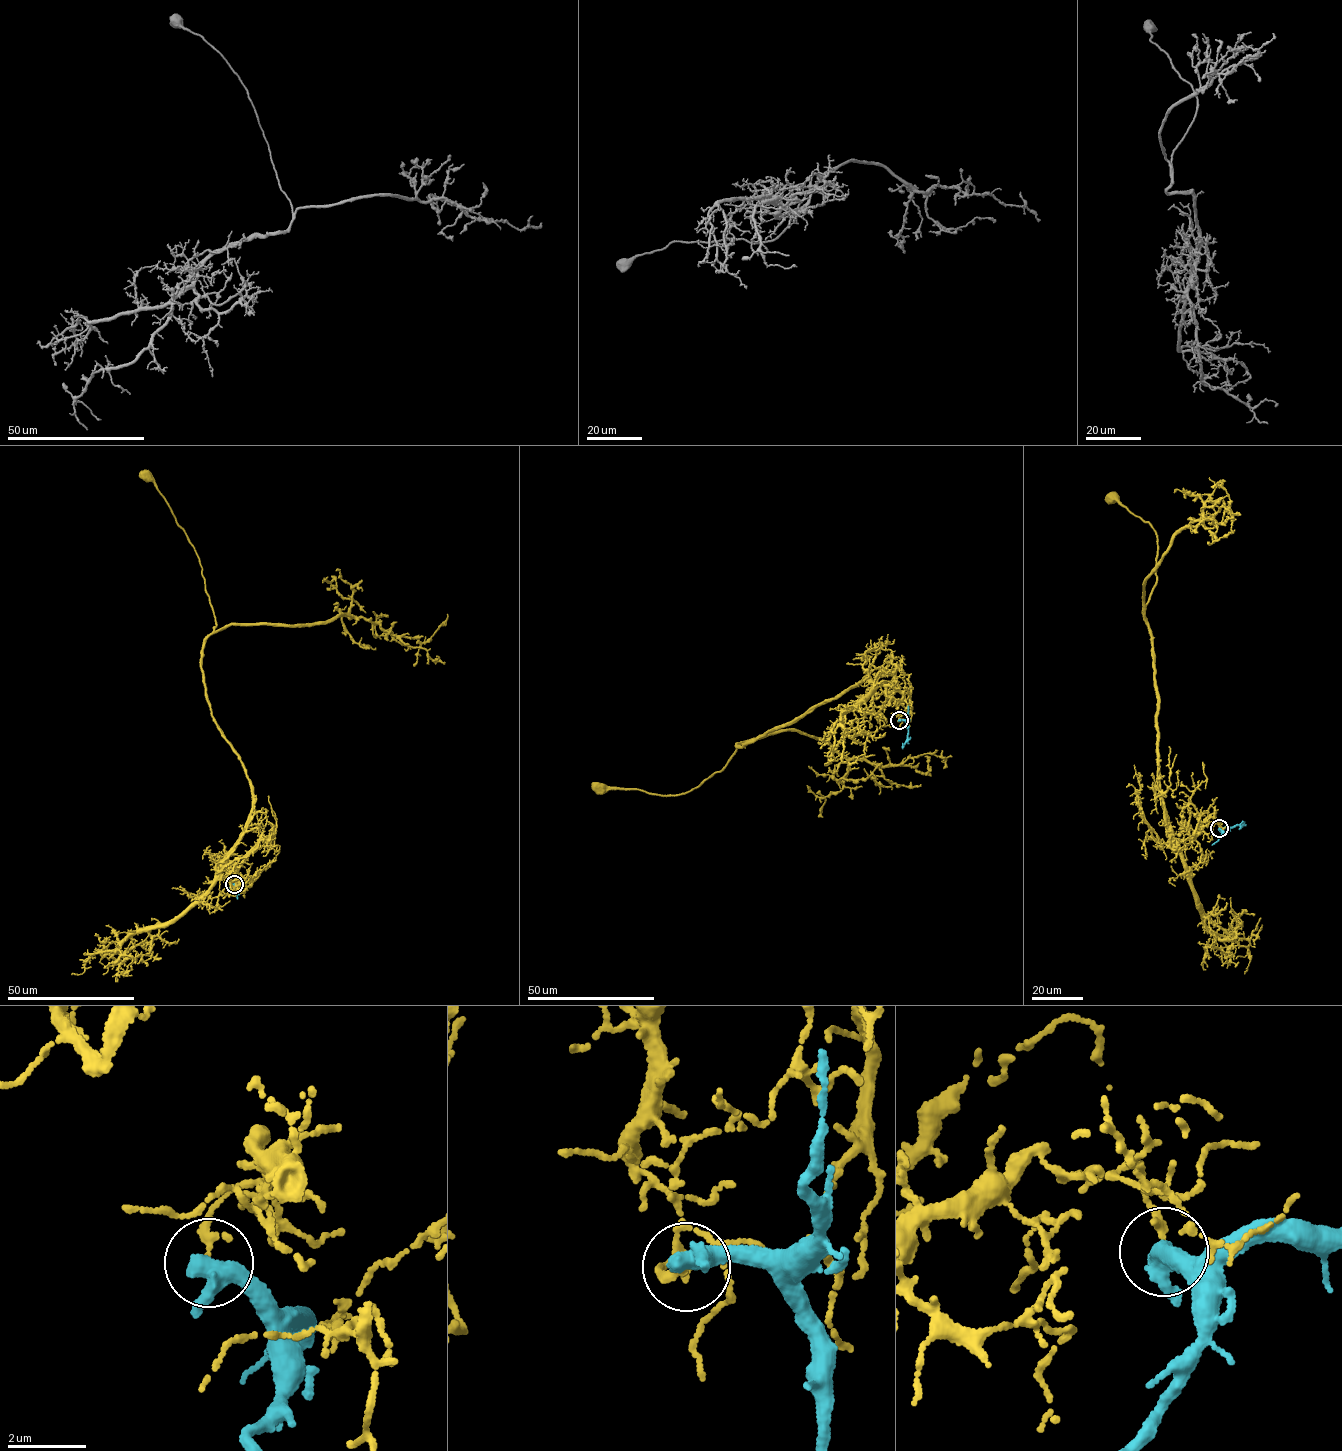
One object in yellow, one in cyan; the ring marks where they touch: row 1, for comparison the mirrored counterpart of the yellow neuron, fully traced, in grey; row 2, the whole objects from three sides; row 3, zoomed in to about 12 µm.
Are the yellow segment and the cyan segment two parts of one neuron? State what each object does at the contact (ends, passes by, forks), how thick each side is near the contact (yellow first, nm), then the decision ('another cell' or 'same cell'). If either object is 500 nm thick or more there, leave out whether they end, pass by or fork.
yellow ends there; cyan passes by; 200 nm thick on the yellow side, 440 nm on the other; another cell

